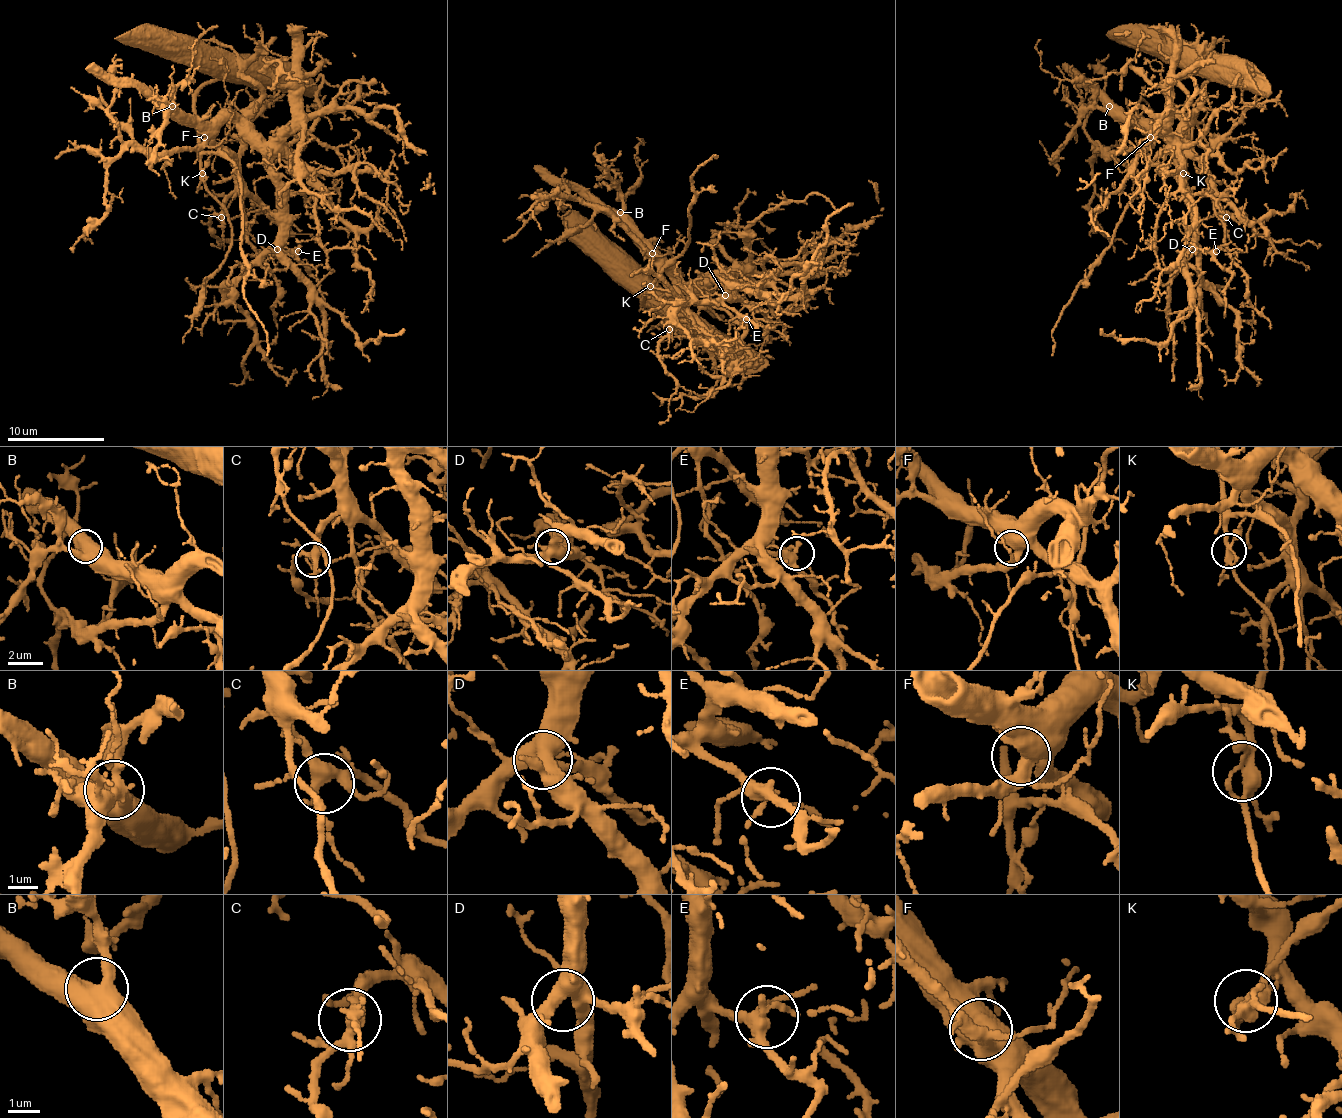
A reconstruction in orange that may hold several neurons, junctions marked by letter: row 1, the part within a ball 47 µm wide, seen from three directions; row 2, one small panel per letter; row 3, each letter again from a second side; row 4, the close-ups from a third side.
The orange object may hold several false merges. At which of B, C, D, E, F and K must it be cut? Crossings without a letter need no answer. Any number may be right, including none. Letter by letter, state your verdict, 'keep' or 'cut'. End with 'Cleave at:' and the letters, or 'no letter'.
B: keep
C: keep
D: keep
E: keep
F: keep
K: cut
Cleave at: K

